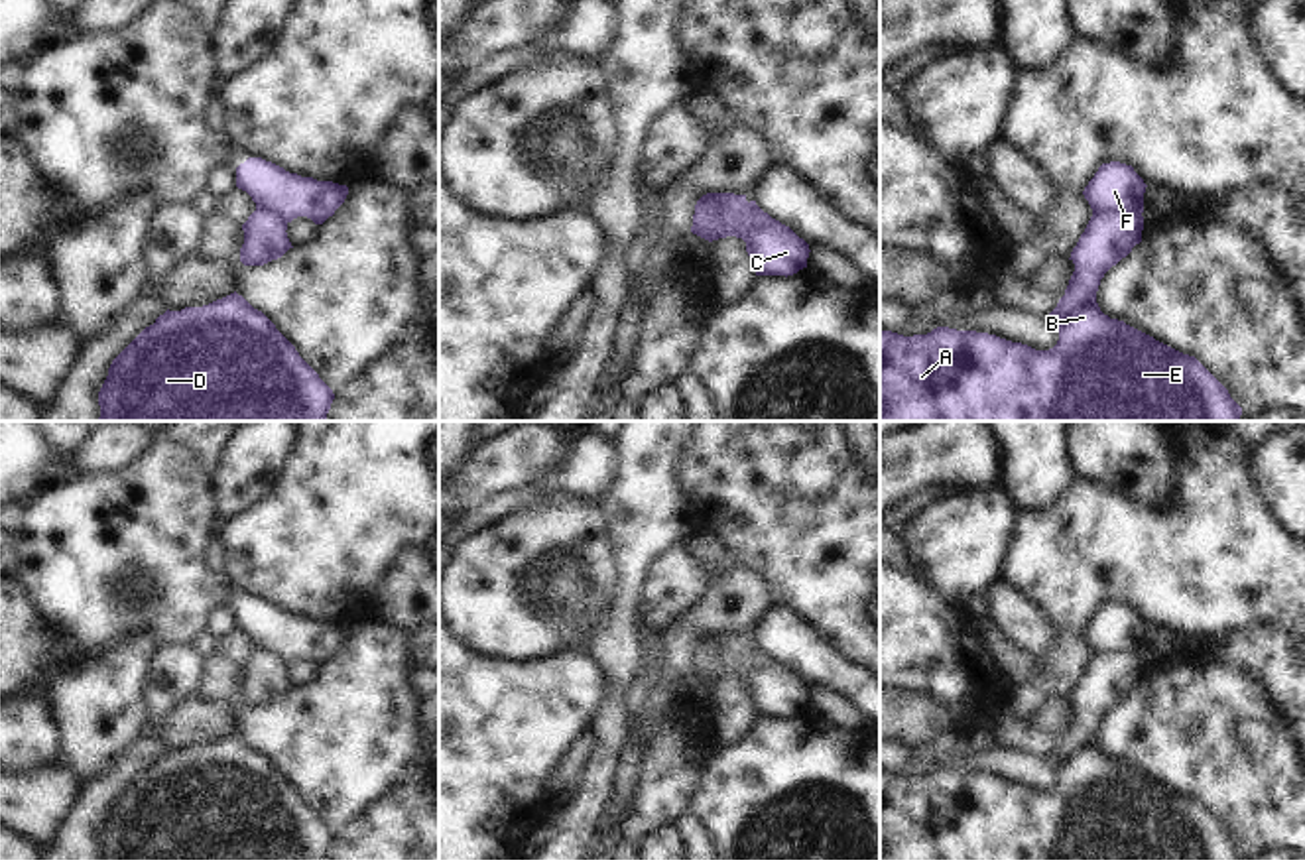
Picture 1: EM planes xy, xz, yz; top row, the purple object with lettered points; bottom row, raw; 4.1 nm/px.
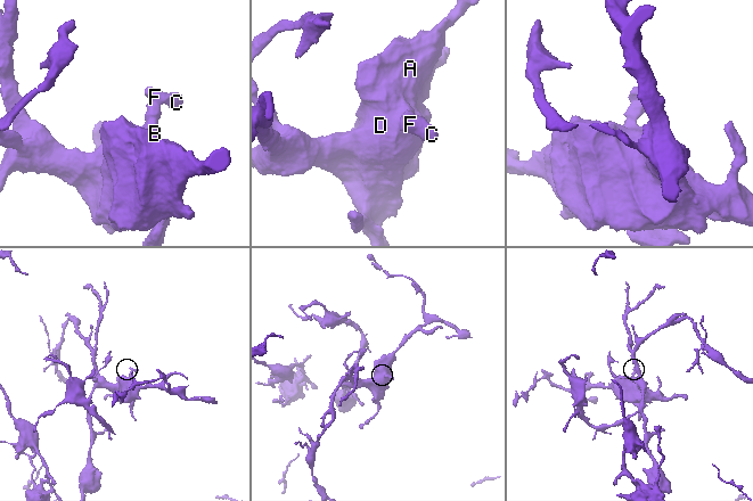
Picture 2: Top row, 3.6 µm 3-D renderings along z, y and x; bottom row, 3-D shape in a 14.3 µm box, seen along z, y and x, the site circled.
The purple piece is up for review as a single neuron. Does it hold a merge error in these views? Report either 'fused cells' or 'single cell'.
fused cells

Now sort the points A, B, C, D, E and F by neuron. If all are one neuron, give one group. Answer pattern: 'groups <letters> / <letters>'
groups A B D E / C F

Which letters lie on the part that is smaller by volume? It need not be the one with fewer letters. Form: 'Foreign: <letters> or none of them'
Foreign: C, F

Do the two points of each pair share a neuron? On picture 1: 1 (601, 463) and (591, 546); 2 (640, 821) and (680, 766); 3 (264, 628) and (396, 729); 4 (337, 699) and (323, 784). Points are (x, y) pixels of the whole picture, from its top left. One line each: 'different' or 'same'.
1: different
2: same
3: different
4: same

